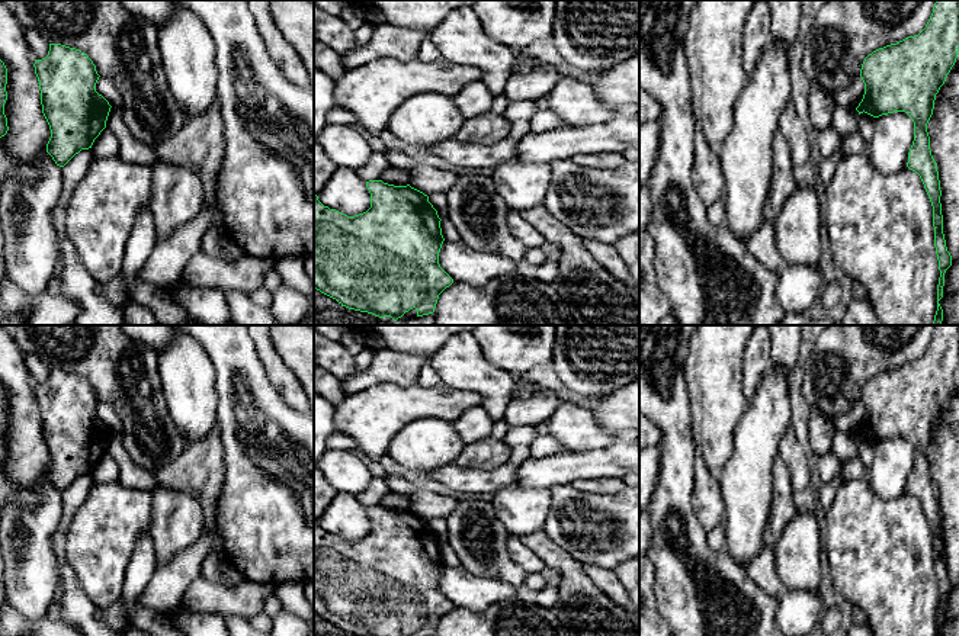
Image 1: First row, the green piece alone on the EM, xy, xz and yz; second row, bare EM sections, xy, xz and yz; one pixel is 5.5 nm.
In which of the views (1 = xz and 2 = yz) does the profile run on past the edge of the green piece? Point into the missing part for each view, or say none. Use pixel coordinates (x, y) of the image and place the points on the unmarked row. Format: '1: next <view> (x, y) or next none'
1: next none
2: next none

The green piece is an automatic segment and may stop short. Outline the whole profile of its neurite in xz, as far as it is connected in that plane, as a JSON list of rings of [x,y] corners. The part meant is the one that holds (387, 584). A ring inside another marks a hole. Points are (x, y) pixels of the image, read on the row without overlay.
[[[369,505],[371,533],[347,542],[324,531],[314,518],[314,614],[355,636],[434,636],[439,620],[453,608],[440,592],[439,578],[445,566],[437,536],[423,517]]]

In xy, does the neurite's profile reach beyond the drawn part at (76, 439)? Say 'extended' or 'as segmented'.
as segmented

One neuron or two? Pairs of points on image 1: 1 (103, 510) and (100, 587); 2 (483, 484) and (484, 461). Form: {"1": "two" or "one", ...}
{"1": "one", "2": "two"}

